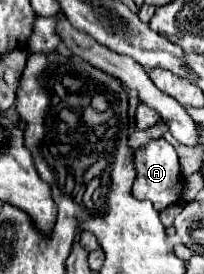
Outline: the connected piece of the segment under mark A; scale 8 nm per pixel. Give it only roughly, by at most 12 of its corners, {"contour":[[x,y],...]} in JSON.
{"contour":[[164,138],[136,148],[132,194],[158,212],[182,200],[184,176]]}

